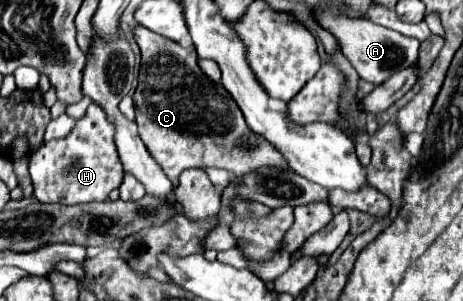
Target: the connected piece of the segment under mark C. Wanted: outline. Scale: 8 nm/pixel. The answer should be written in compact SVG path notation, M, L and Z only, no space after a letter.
M141 25L135 27L135 41L141 49L139 85L133 95L135 123L141 127L141 139L171 179L173 189L181 171L189 167L223 167L233 175L241 175L261 165L285 167L285 159L249 131L241 109L223 85L213 85L197 65L197 55L183 49Z

